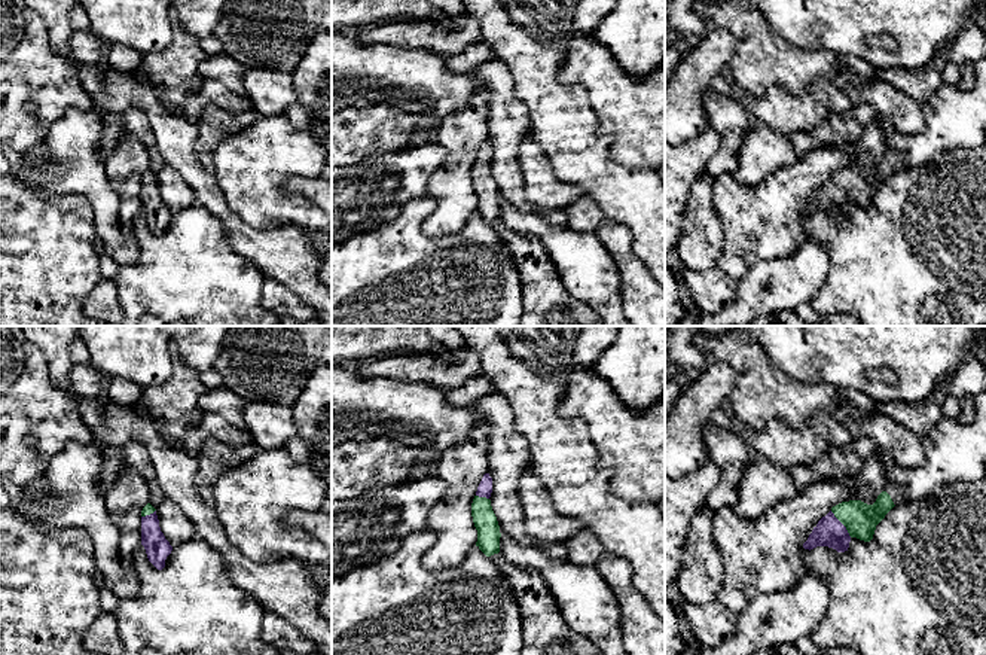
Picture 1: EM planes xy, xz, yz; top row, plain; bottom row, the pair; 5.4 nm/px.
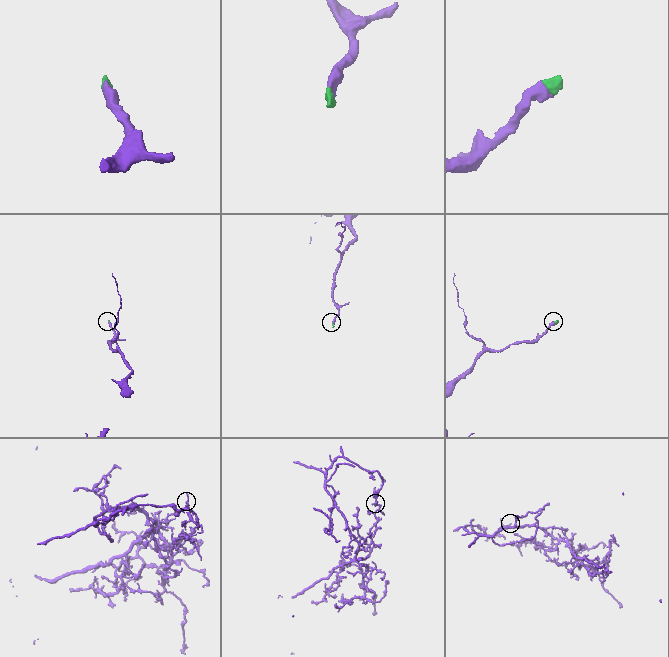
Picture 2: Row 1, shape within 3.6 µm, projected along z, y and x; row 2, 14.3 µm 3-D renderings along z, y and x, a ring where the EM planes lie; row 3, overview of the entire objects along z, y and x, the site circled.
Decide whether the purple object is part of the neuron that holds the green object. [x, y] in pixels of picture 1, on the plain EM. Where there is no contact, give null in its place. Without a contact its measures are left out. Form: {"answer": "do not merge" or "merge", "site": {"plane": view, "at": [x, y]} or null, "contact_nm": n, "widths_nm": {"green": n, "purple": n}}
{"answer": "merge", "site": {"plane": "yz", "at": [842, 189]}, "contact_nm": 180, "widths_nm": {"green": 180, "purple": 160}}

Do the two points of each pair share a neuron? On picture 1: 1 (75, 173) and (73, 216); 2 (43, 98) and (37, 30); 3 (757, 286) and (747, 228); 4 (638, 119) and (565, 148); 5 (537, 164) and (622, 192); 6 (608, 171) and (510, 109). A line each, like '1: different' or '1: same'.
1: different
2: same
3: different
4: different
5: different
6: different

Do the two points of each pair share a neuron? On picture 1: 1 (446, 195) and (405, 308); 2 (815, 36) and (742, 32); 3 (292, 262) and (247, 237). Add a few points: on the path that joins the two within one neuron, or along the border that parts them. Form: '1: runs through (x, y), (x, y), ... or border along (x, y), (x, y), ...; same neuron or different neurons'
1: border along (464, 225), (439, 237), (427, 237), (420, 228); different neurons
2: border along (762, 15), (774, 32), (808, 49); different neurons
3: runs through (281, 253), (258, 246); same neuron

